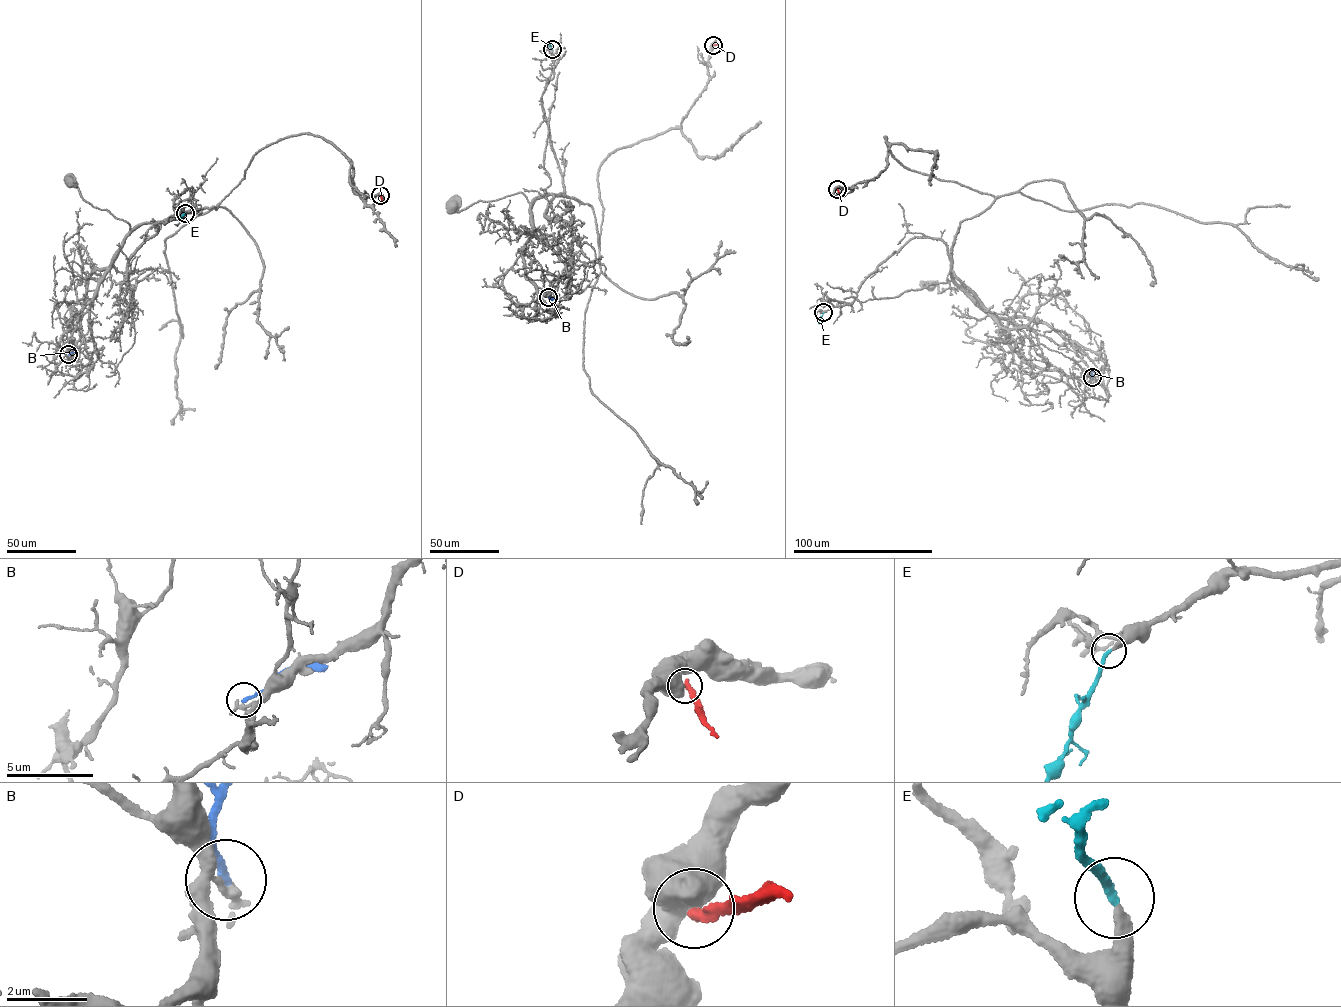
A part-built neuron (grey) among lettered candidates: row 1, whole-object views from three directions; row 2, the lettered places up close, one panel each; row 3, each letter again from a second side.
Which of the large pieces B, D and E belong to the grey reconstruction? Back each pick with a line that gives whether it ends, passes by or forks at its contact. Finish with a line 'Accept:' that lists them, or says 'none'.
E: it ends
Accept: E

